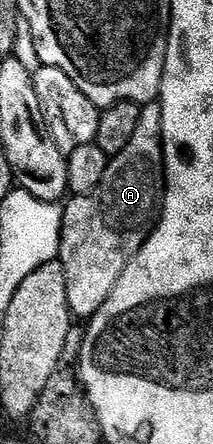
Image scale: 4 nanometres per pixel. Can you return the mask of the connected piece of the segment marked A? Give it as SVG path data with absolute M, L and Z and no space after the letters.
M141 121L126 149L122 149L122 153L109 162L108 173L99 187L88 195L69 198L64 207L58 261L64 266L66 297L77 320L99 316L102 305L110 297L114 285L118 285L126 265L140 252L158 218L164 190L164 149L157 131L155 122Z

